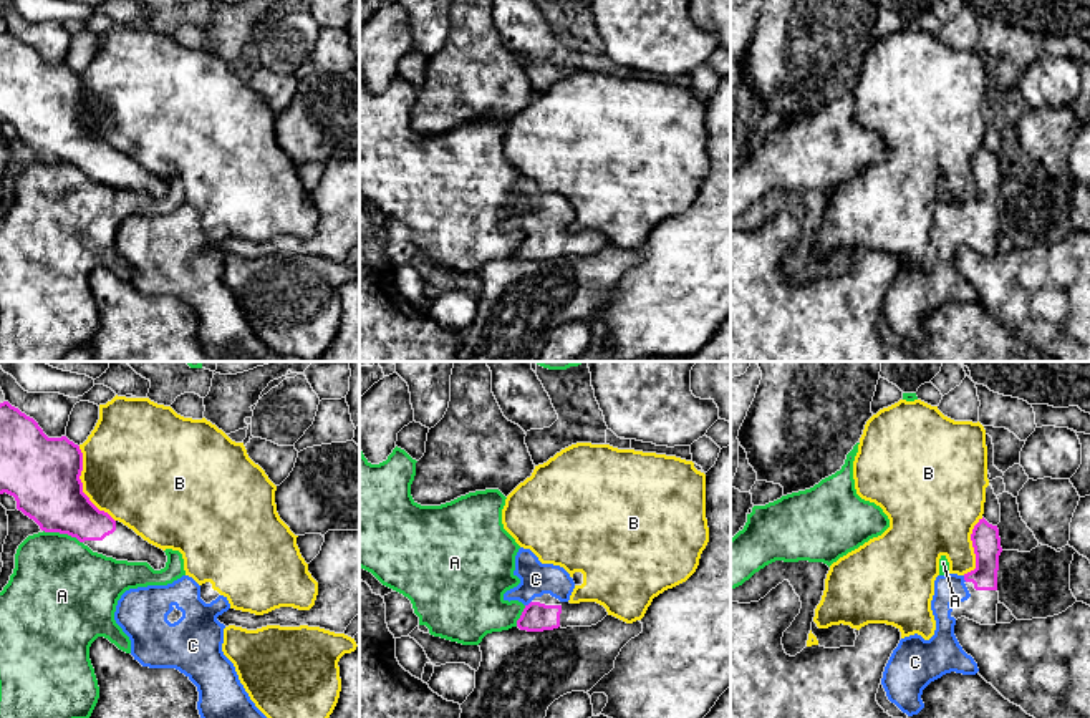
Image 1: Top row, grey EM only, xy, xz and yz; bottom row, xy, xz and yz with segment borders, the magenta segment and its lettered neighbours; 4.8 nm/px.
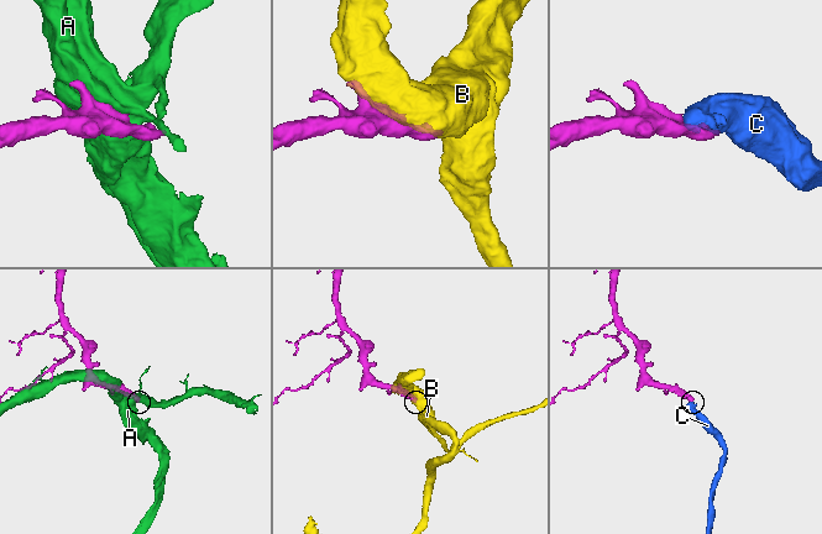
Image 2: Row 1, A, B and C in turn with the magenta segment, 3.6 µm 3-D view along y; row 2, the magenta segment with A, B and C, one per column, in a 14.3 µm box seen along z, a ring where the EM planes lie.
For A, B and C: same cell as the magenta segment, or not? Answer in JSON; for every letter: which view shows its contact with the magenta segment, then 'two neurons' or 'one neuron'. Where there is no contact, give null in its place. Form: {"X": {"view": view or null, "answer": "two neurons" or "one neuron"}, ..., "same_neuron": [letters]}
{"A": {"view": "xy", "answer": "two neurons"}, "B": {"view": "xy", "answer": "two neurons"}, "C": {"view": "xz", "answer": "one neuron"}, "same_neuron": ["C"]}

